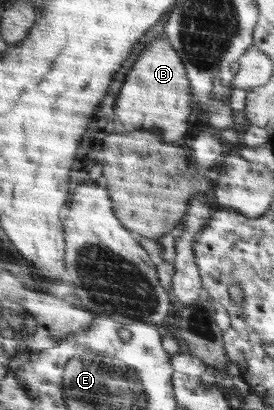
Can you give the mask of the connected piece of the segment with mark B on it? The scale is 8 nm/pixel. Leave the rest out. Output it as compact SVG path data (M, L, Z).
M163 39L150 42L142 54L138 56L136 64L132 66L132 70L128 72L122 90L116 98L116 108L114 114L118 116L118 120L122 122L124 130L134 132L134 130L154 130L160 132L162 138L166 138L166 142L176 142L184 136L184 132L188 130L188 116L192 112L190 104L190 82L186 78L185 63L181 55L174 50L174 47Z

